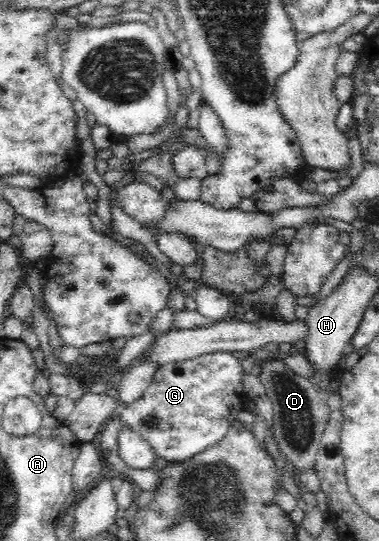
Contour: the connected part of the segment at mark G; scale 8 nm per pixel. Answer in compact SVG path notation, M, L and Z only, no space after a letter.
M212 352L198 357L173 361L157 367L150 387L143 396L121 411L118 418L151 446L162 462L182 462L214 445L228 433L229 425L237 420L248 399L242 387L242 368L232 352Z

